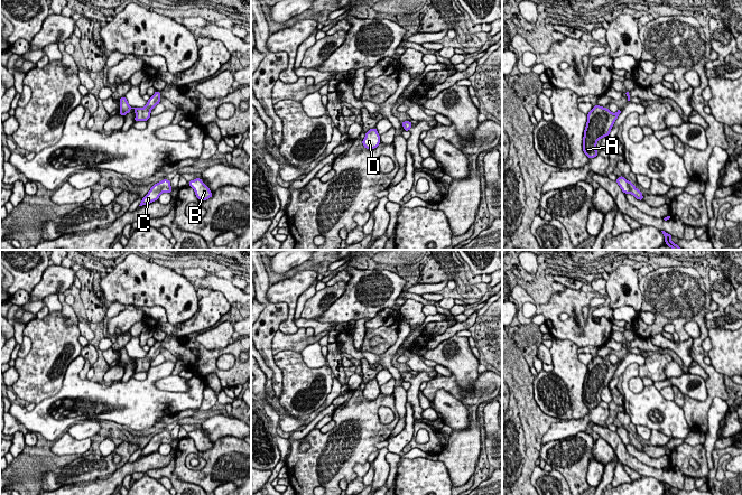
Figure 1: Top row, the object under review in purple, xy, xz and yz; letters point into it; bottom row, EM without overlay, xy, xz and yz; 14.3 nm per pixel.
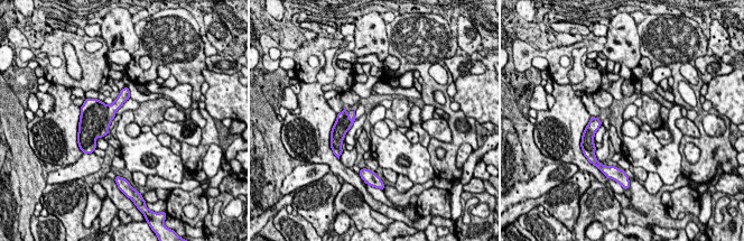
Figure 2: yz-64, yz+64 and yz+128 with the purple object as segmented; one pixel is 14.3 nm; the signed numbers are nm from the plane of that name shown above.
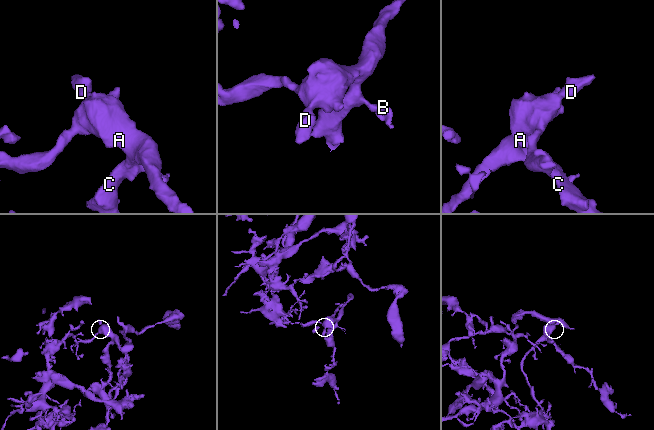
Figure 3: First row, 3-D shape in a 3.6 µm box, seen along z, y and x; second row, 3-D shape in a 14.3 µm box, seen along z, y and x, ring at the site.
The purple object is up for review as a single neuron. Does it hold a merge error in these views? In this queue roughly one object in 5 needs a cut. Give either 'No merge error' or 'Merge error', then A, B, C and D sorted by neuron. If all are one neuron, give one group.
No merge error. Groups: A B C D

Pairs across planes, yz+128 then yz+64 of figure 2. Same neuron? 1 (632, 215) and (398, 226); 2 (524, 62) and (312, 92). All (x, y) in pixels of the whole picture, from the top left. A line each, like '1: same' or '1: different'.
1: different
2: different

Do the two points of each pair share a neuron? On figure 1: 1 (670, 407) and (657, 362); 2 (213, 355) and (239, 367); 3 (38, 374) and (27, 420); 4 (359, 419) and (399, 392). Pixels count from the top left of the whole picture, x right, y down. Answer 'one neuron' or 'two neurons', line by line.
1: two neurons
2: one neuron
3: two neurons
4: two neurons

